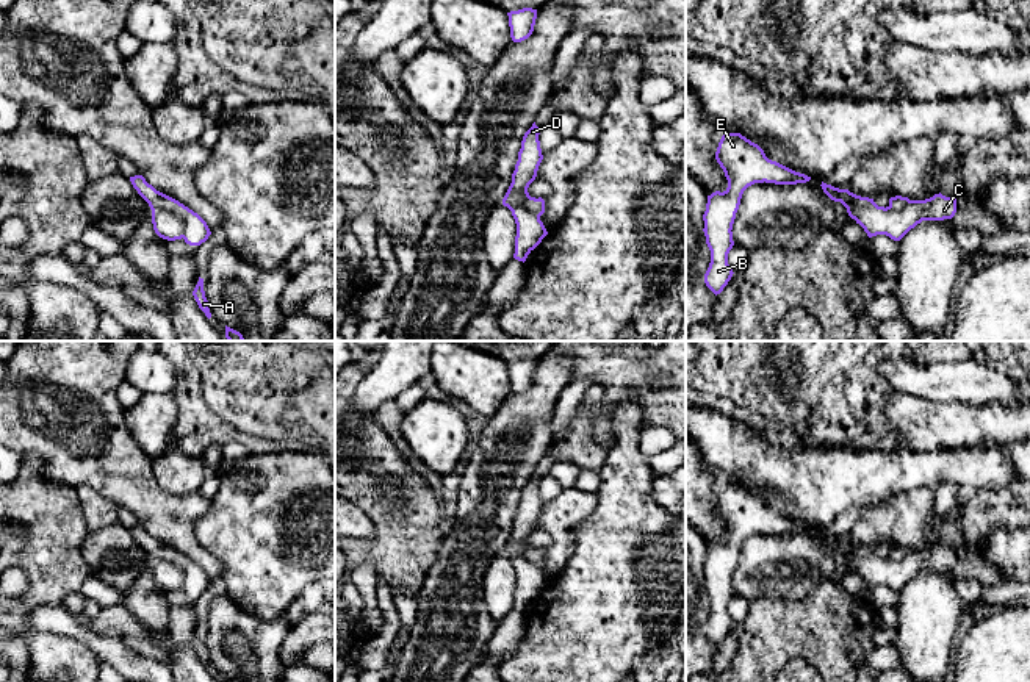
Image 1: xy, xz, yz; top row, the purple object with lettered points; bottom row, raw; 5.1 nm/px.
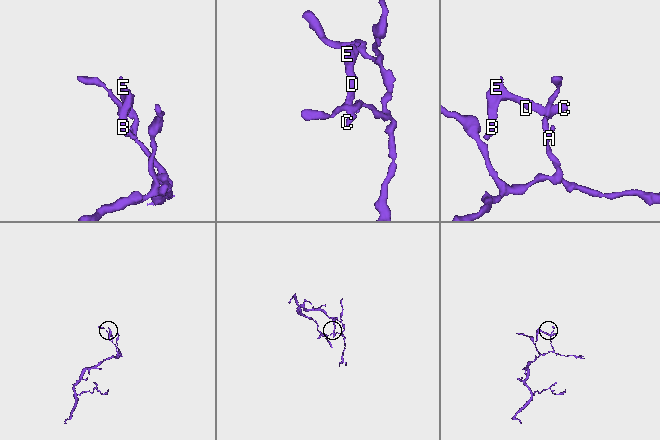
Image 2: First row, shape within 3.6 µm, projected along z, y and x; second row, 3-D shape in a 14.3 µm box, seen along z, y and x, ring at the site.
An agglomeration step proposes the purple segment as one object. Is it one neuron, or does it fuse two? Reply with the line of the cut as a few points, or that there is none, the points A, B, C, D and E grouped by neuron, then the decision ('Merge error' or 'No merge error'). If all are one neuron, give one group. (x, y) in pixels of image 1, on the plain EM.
Split along xy (152, 559), (174, 562), (183, 571), (183, 587). Groups: A / B C D E. Merge error

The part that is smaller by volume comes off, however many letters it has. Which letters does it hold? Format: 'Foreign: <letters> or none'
Foreign: B, C, D, E

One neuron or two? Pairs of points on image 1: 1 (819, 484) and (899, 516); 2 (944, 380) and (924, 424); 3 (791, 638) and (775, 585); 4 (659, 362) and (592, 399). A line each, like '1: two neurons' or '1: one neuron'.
1: two neurons
2: two neurons
3: two neurons
4: two neurons

